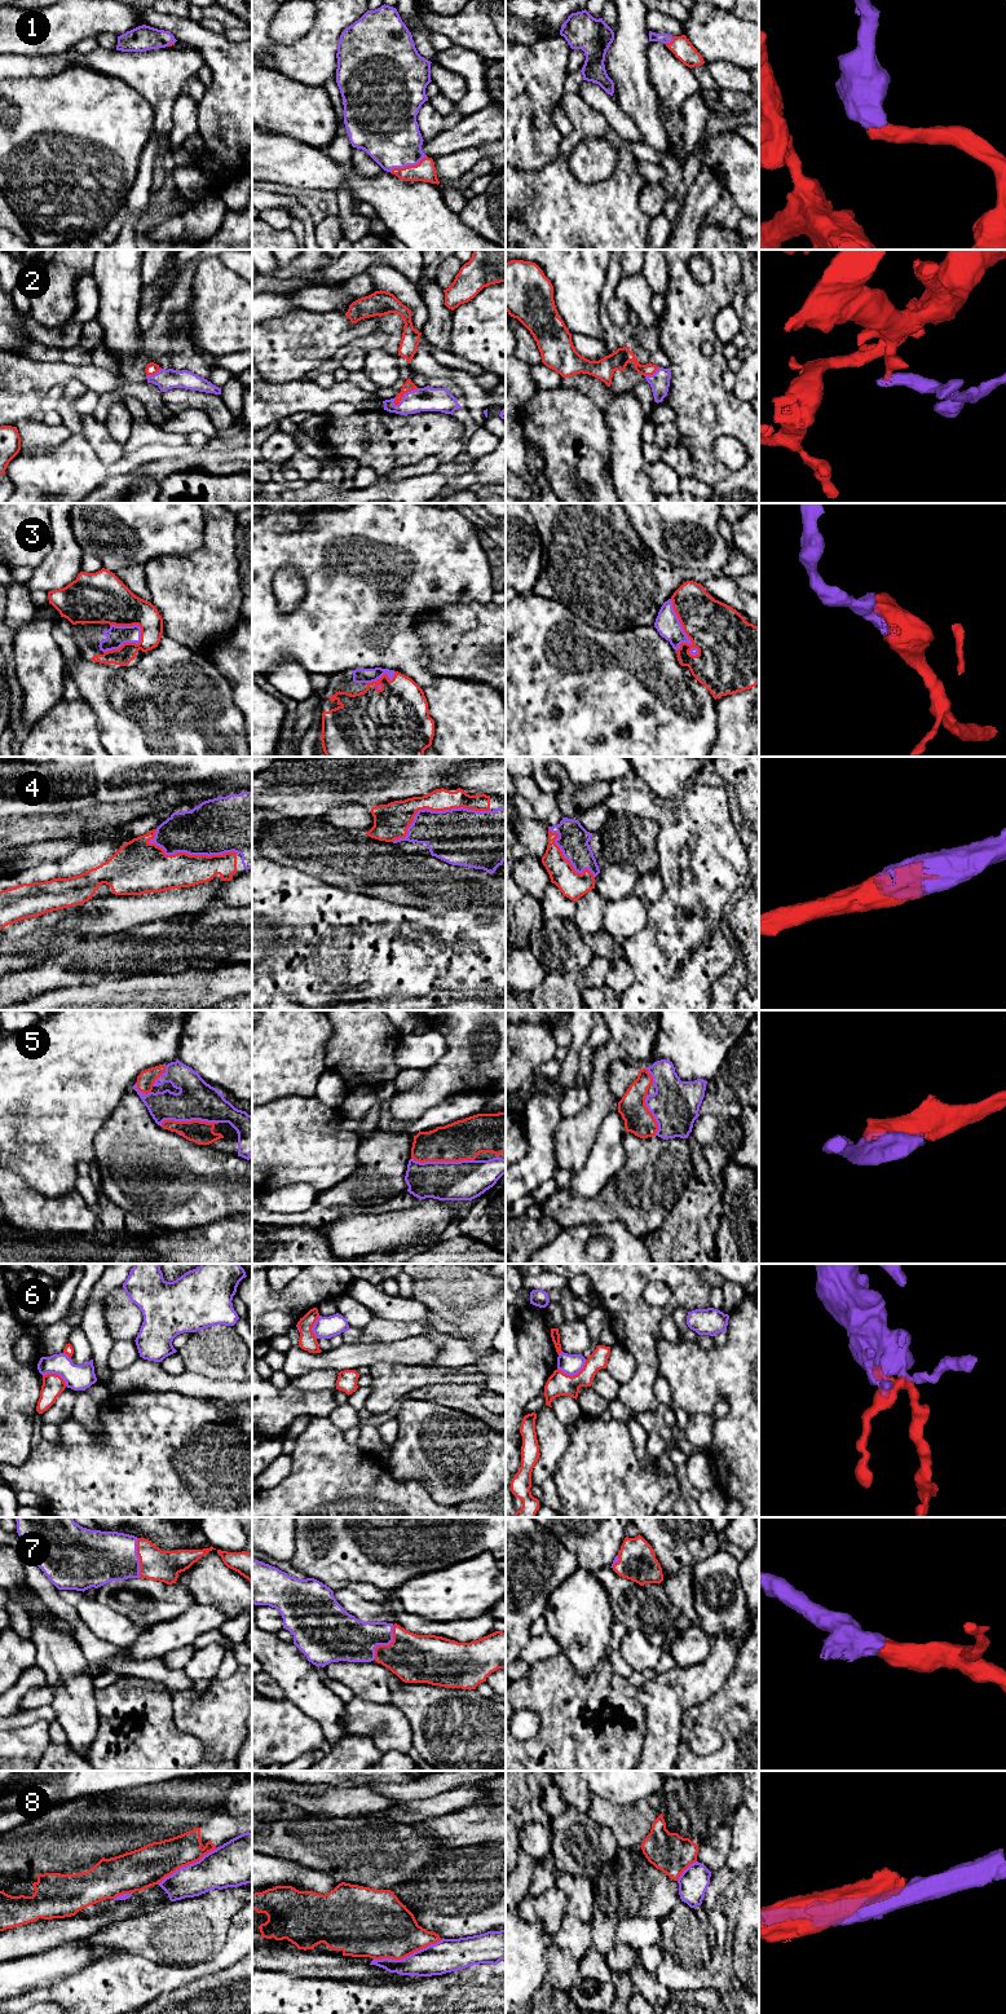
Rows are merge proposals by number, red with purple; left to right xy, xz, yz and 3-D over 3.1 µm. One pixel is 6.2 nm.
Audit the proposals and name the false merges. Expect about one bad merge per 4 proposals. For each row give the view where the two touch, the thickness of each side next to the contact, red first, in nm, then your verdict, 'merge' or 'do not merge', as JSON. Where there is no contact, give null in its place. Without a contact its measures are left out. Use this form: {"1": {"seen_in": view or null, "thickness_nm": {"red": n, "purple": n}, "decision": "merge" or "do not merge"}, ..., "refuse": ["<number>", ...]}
{"1": {"seen_in": "xz", "thickness_nm": {"red": 130, "purple": 380}, "decision": "merge"}, "2": {"seen_in": "xz", "thickness_nm": {"red": 70, "purple": 150}, "decision": "merge"}, "3": {"seen_in": "yz", "thickness_nm": {"red": 340, "purple": 150}, "decision": "merge"}, "4": {"seen_in": "xz", "thickness_nm": {"red": 190, "purple": 360}, "decision": "merge"}, "5": {"seen_in": "xz", "thickness_nm": {"red": 260, "purple": 260}, "decision": "merge"}, "6": {"seen_in": "yz", "thickness_nm": {"red": 140, "purple": 130}, "decision": "do not merge"}, "7": {"seen_in": "xz", "thickness_nm": {"red": 300, "purple": 280}, "decision": "merge"}, "8": {"seen_in": "xz", "thickness_nm": {"red": 400, "purple": 200}, "decision": "do not merge"}, "refuse": ["6", "8"]}

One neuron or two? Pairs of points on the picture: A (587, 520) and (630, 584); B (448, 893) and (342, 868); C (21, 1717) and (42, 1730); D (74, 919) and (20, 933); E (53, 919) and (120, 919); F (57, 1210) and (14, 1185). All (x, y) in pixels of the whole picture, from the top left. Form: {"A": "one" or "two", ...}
{"A": "one", "B": "one", "C": "two", "D": "two", "E": "one", "F": "one"}

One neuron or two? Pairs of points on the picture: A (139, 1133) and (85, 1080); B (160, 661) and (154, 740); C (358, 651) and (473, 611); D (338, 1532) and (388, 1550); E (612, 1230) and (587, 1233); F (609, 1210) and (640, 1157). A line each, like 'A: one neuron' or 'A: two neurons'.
A: two neurons
B: one neuron
C: two neurons
D: one neuron
E: one neuron
F: one neuron

